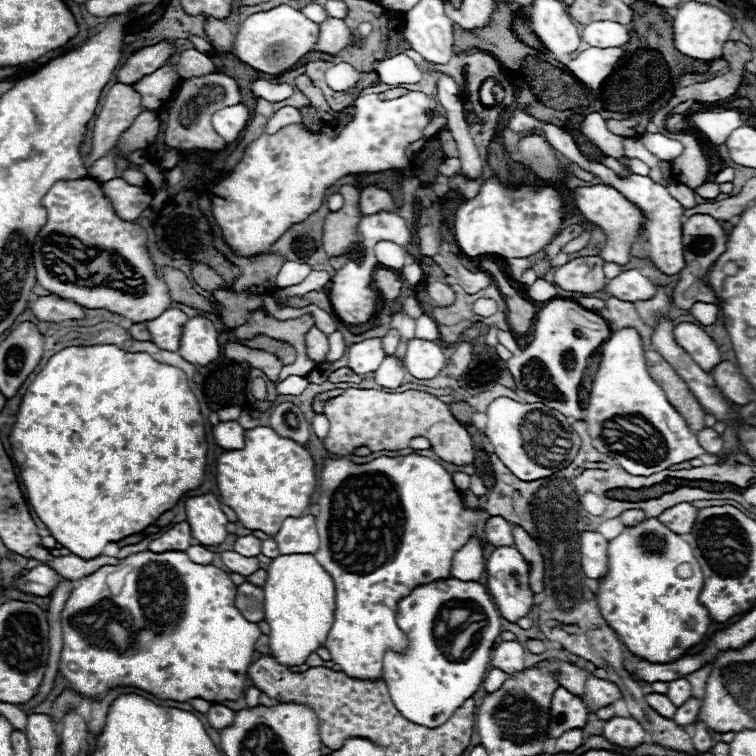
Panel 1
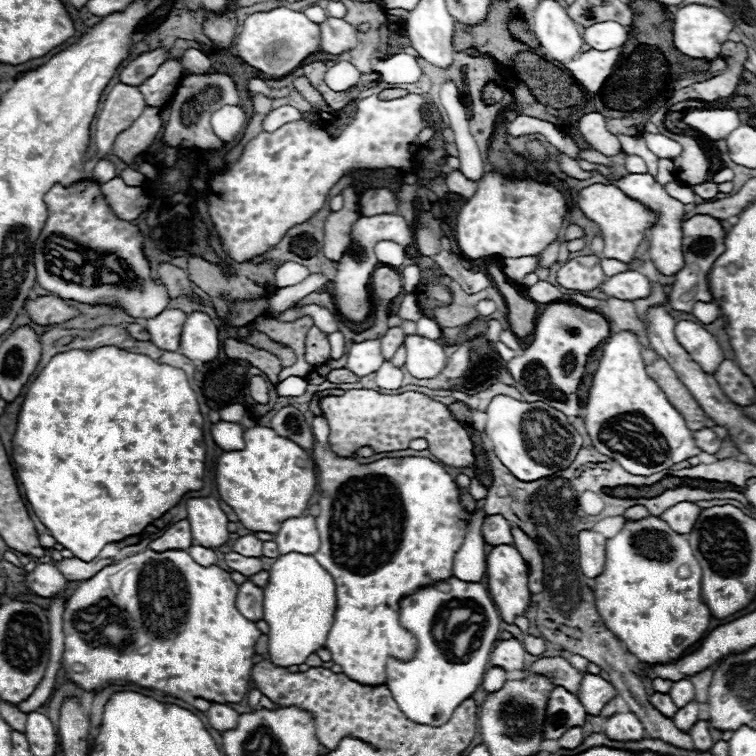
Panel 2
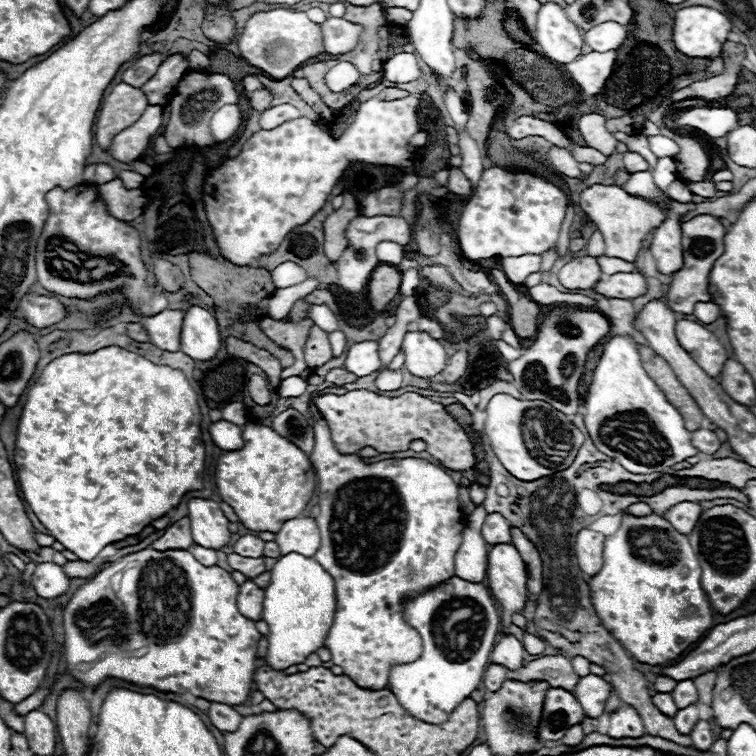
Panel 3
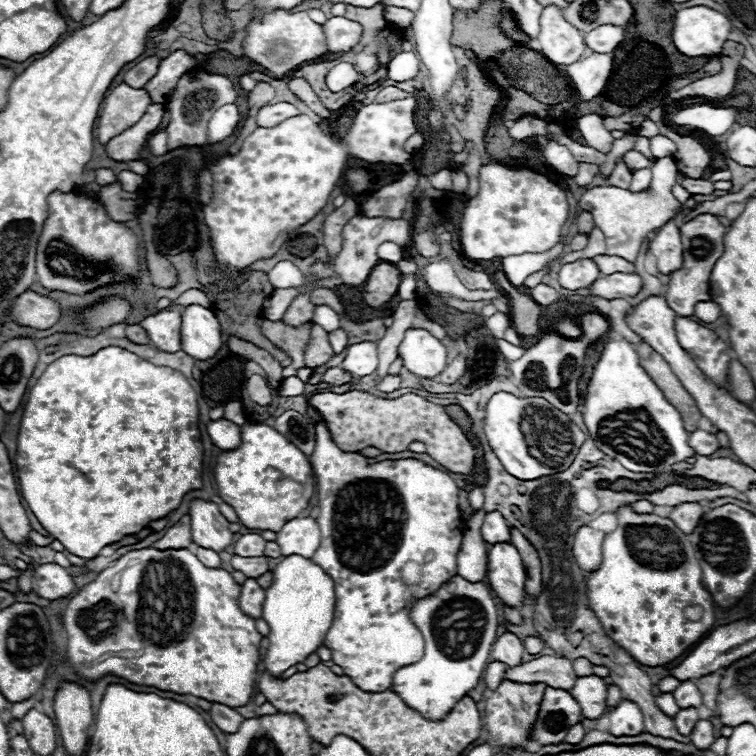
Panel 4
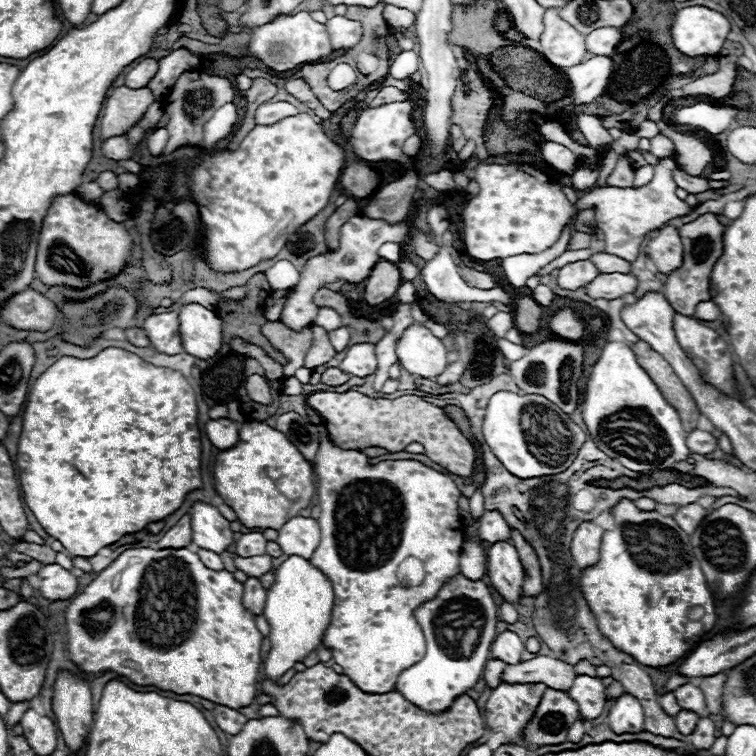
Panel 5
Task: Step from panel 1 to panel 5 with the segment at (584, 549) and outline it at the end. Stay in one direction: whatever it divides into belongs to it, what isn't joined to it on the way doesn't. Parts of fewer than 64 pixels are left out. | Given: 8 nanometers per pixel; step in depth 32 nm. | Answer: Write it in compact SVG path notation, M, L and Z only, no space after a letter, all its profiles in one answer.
M584 522L576 528L572 536L572 558L580 568L590 568L600 558L600 544L602 544L602 530L596 528L592 522Z

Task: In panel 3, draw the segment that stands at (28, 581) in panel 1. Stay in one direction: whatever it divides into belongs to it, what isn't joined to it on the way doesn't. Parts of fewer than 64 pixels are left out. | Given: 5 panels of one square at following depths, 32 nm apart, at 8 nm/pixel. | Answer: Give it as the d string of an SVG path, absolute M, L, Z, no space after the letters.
M44 562L44 564L36 566L36 570L30 578L30 586L42 598L58 598L64 592L68 592L70 578L62 572L62 568L58 564Z

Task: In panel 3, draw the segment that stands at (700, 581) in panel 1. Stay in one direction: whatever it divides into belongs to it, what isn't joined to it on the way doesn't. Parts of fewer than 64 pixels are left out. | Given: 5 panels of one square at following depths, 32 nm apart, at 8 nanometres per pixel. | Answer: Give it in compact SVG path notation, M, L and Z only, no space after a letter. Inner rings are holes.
M622 514L620 530L614 536L608 536L604 542L604 566L596 576L592 576L592 604L596 606L596 614L600 614L604 626L608 626L608 632L614 638L620 638L620 644L638 662L658 666L676 660L692 644L696 644L712 626L712 608L708 604L708 598L704 598L700 578L702 570L696 562L688 538L676 532L668 520L656 514L644 518ZM682 570L688 570L688 574L682 576ZM688 610L692 612L688 614Z

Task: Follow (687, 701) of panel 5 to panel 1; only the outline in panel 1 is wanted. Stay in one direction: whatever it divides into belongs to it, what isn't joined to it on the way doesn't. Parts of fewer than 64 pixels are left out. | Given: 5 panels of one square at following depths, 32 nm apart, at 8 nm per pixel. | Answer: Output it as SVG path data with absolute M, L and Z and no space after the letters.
M678 678L678 680L668 682L666 696L670 698L670 702L672 702L674 706L682 706L682 704L692 696L692 688L690 688L690 684L688 684L684 678Z

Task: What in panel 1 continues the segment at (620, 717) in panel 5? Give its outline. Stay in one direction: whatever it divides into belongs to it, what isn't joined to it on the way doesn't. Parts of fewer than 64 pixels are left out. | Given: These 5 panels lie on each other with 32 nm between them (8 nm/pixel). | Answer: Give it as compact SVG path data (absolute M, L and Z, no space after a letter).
M614 716L602 728L602 736L626 752L632 752L636 746L640 746L644 742L644 734L644 728L634 718L624 716Z

